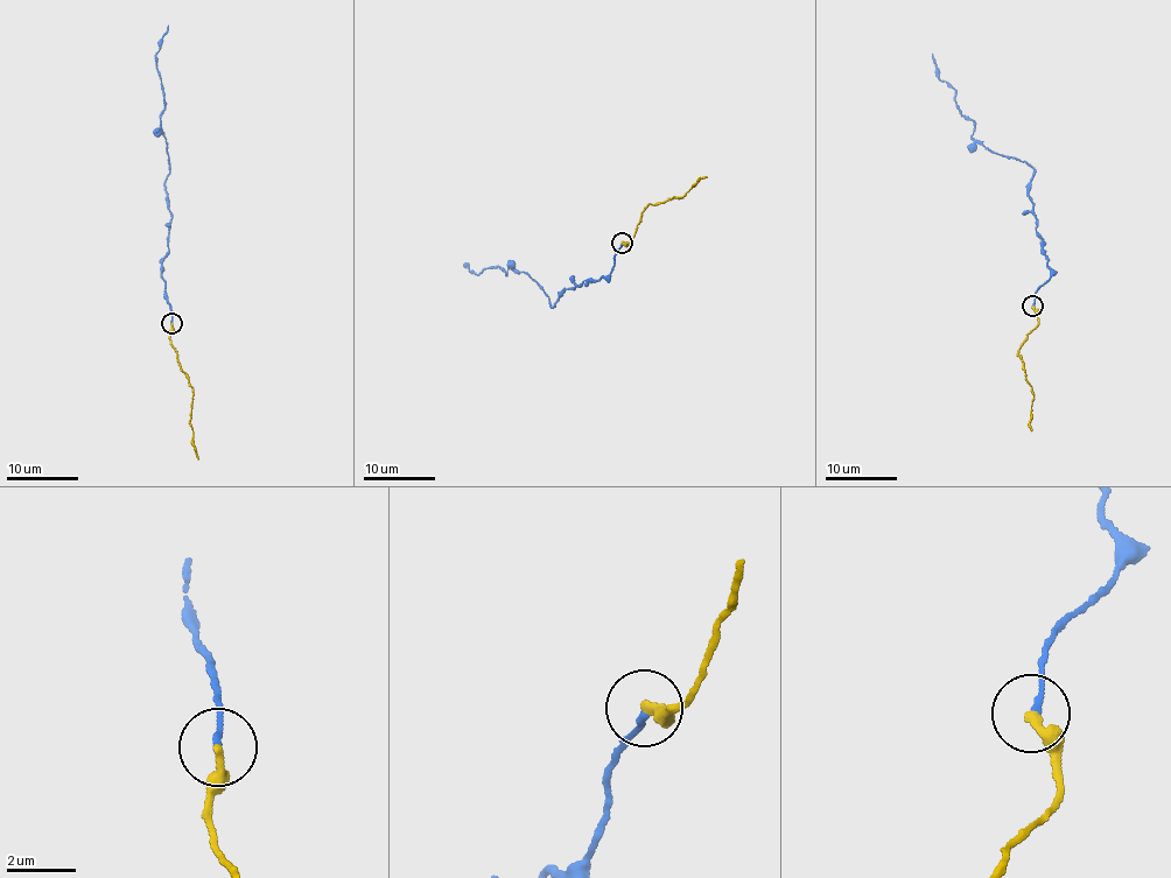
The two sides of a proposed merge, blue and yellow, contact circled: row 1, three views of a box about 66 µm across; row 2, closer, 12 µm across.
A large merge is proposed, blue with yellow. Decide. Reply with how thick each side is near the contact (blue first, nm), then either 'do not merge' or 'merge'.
170/280 nm | do not merge

